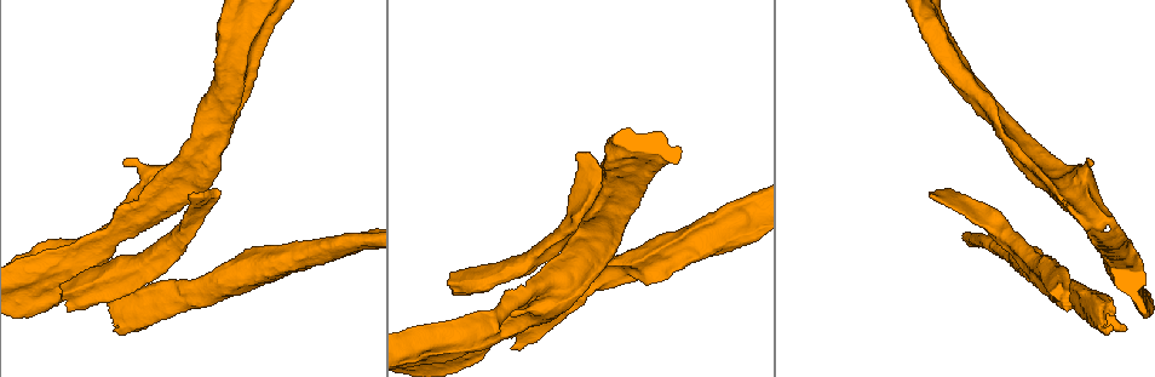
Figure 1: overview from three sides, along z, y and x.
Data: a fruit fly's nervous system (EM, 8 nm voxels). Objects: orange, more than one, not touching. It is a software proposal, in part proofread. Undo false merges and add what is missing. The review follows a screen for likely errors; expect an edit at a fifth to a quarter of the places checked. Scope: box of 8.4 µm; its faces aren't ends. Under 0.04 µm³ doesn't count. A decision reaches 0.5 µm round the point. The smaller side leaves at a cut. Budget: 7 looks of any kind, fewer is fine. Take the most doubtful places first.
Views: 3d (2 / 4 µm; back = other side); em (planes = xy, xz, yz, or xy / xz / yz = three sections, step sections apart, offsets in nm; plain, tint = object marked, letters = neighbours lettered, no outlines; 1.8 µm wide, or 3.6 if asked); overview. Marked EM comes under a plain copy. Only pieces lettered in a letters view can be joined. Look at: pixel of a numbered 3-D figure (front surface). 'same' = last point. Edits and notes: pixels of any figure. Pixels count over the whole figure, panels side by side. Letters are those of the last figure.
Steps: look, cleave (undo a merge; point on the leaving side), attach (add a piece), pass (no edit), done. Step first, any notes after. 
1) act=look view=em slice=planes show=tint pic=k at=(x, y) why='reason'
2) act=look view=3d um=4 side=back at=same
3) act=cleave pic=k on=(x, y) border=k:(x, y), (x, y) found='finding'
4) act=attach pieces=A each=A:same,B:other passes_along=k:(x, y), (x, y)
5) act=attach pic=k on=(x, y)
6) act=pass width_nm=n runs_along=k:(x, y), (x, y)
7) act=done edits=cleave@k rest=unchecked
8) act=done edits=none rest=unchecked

act=look view=em slice=planes show=tint pic=1 at=(136, 313)

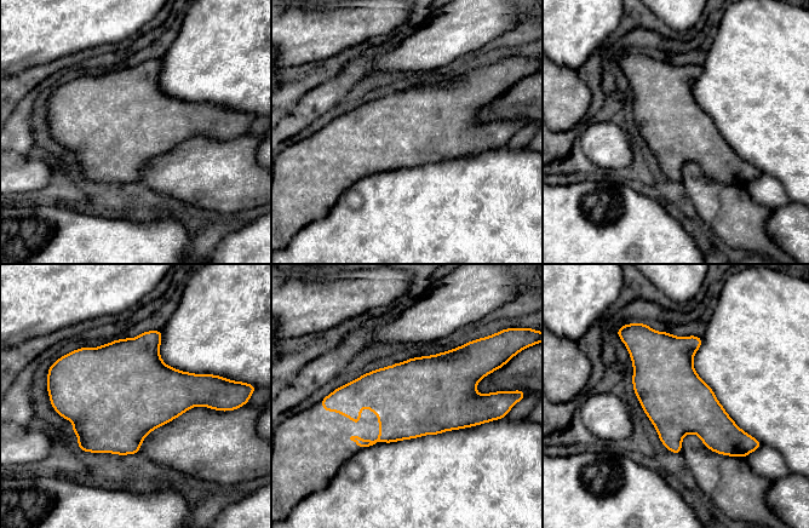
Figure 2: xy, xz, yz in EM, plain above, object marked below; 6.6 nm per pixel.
act=look view=em slice=planes show=letters at=same

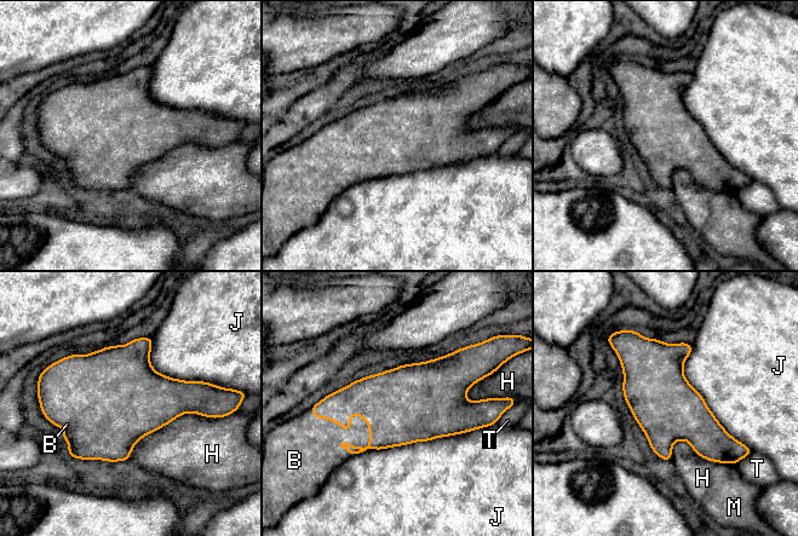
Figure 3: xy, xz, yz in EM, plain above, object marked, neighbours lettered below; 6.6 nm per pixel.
act=attach pieces=B each=B:same,H:other,J:other,M:other,T:other passes_along=3:(383, 399), (350, 418), (320, 439) found='the cell continues'

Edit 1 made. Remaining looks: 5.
act=look view=3d um=4 side=back pic=1 at=(666, 275) why='branch stops here'

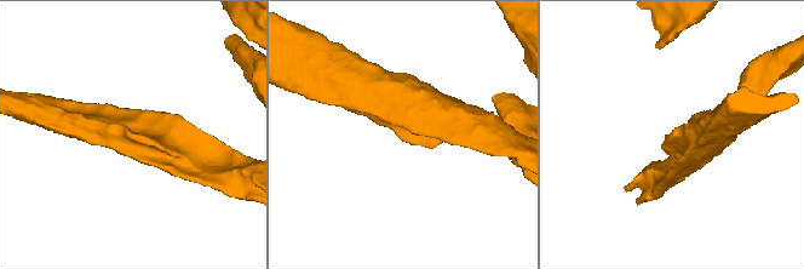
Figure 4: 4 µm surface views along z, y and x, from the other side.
act=look view=em slice=planes show=letters pic=4 at=(130, 132)

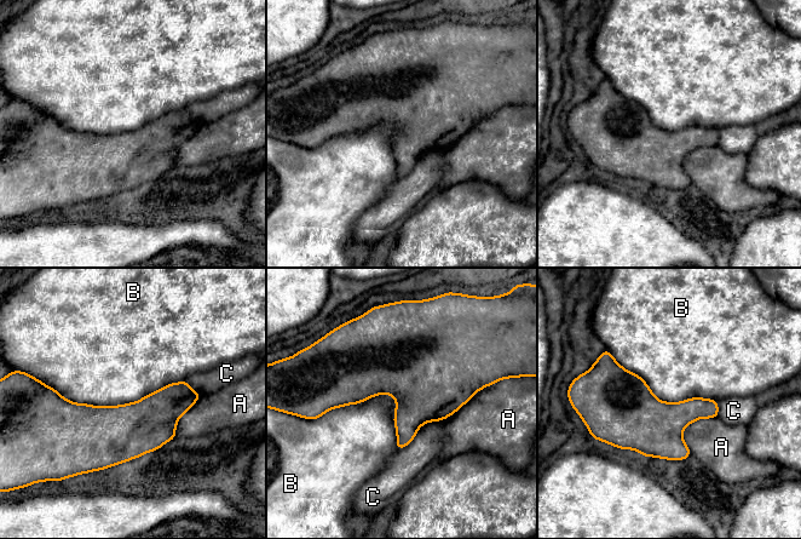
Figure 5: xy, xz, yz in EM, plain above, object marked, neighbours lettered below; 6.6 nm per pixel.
act=pass width_nm=300 each=A:other,B:other,C:other border=5:(184, 379), (105, 406), (49, 386) found='none of them fits'

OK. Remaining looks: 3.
act=look view=em slice=planes show=letters pic=1 at=(157, 193)

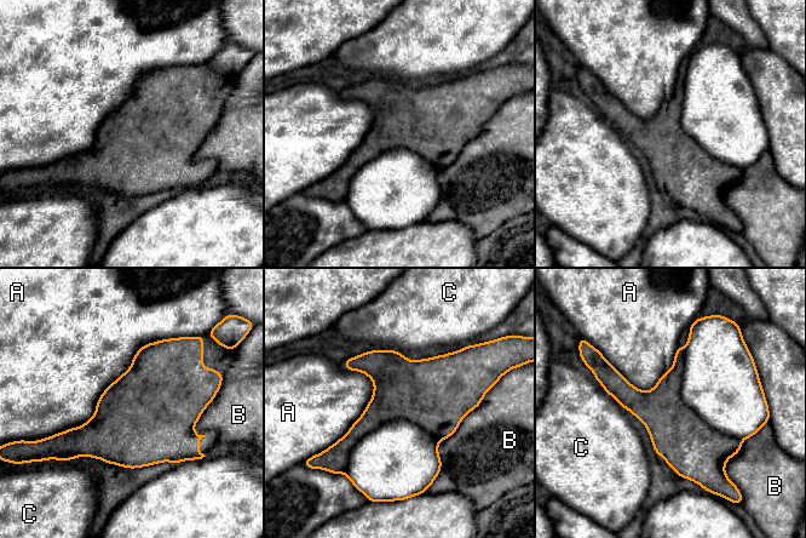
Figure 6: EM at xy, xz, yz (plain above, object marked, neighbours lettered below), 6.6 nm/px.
act=cleave pic=6 on=(717, 385) each=A:other,B:other,C:other border=6:(684, 348), (681, 400), (740, 441) found='two cells meet here'

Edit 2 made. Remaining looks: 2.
act=done edits=attach@3,cleave@6 rest=unchecked

